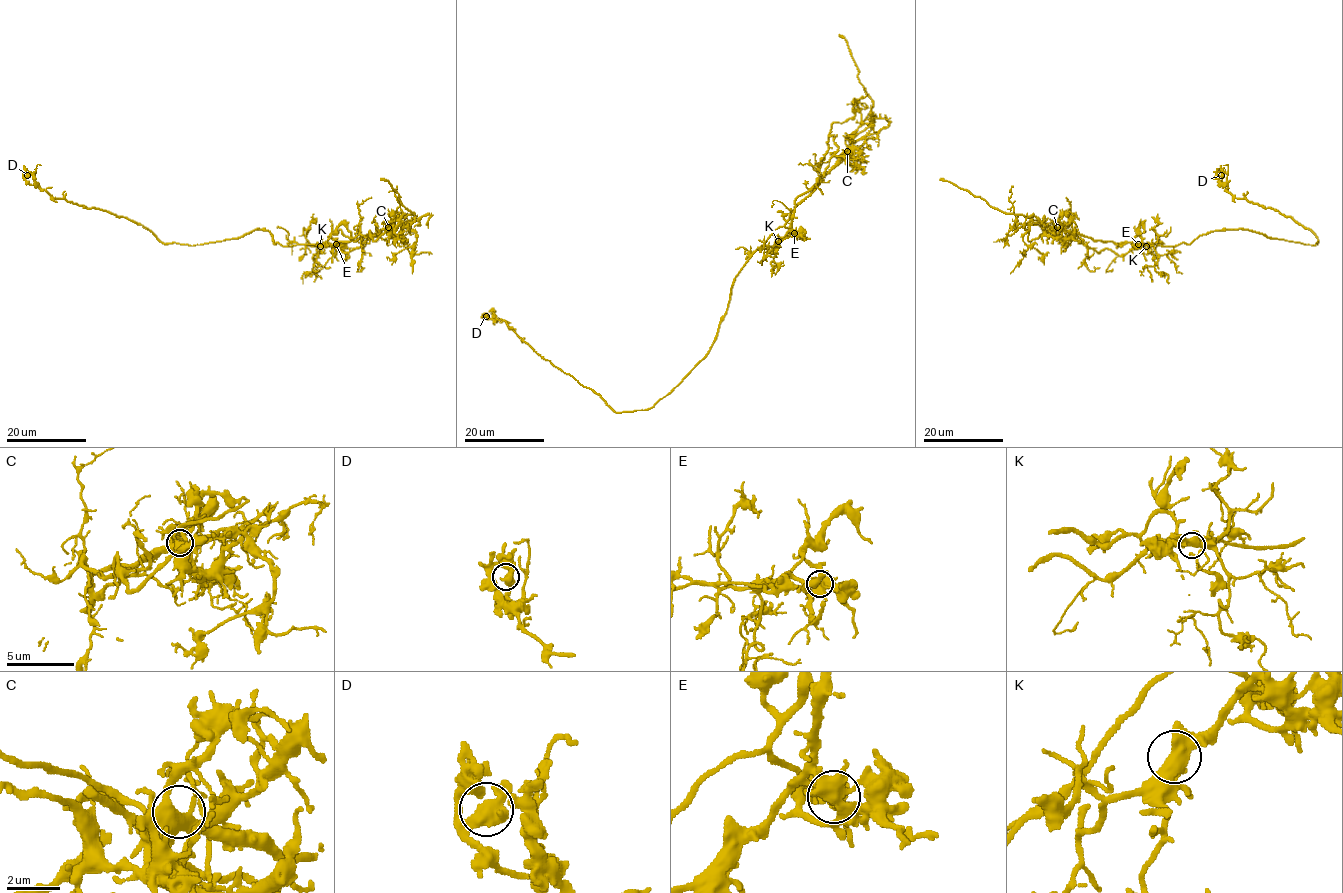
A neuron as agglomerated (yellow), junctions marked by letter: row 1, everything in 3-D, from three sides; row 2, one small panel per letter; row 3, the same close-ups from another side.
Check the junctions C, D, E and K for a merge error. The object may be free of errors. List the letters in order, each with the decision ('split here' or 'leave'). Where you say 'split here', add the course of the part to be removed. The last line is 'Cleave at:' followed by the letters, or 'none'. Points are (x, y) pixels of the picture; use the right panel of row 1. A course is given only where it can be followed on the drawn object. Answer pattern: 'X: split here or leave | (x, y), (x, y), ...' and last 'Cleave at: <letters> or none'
C: leave
D: leave
E: split here | (1138, 245), (1118, 256), (1073, 233), (1030, 241), (1019, 224), (1028, 225), (1023, 237), (1038, 257)
K: leave
Cleave at: E

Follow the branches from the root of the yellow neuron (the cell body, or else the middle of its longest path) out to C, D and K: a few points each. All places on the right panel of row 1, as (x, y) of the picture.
C: (1215, 231), (1199, 235), (1189, 244), (1132, 246), (1129, 243), (1116, 245), (1093, 241), (1057, 227)
D: (1215, 231), (1246, 229), (1272, 238), (1317, 244), (1317, 238), (1292, 217), (1234, 198), (1225, 189), (1221, 175)
K: (1215, 231), (1199, 235), (1189, 244), (1146, 246)

